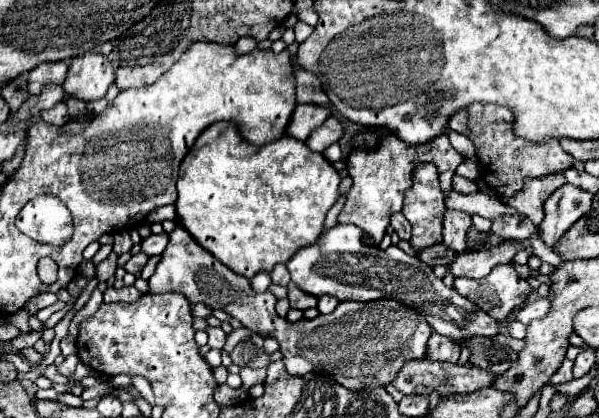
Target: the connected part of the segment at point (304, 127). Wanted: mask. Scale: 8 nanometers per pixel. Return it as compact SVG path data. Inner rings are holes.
M297 105L293 119L287 127L287 135L305 141L311 131L315 131L319 125L325 123L325 119L331 115L331 109L325 105Z

